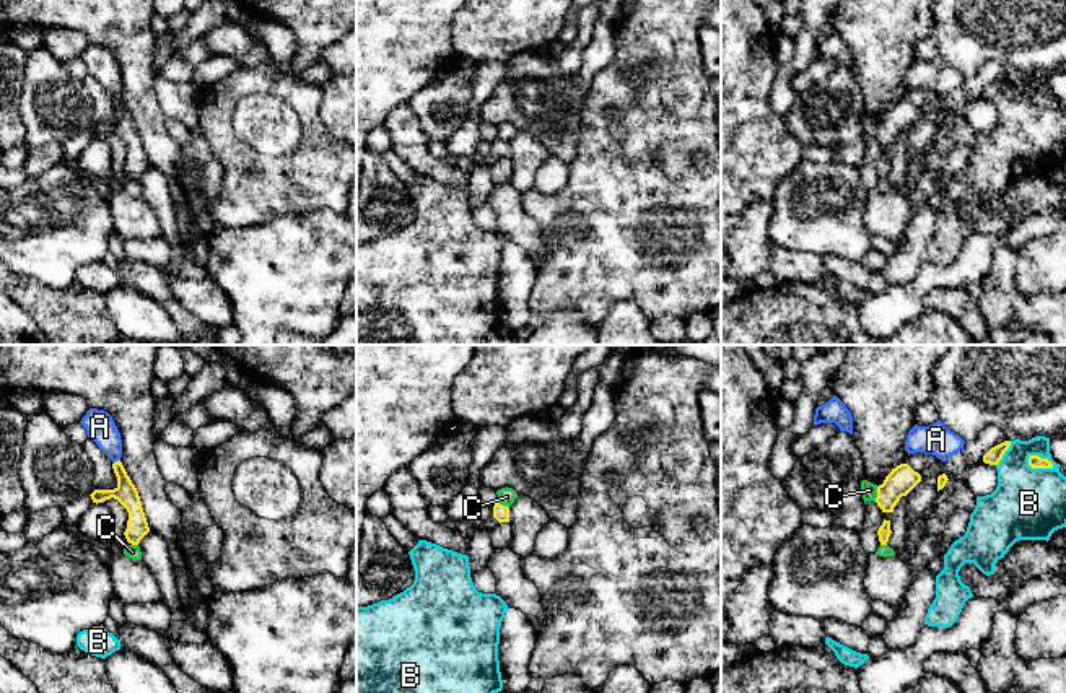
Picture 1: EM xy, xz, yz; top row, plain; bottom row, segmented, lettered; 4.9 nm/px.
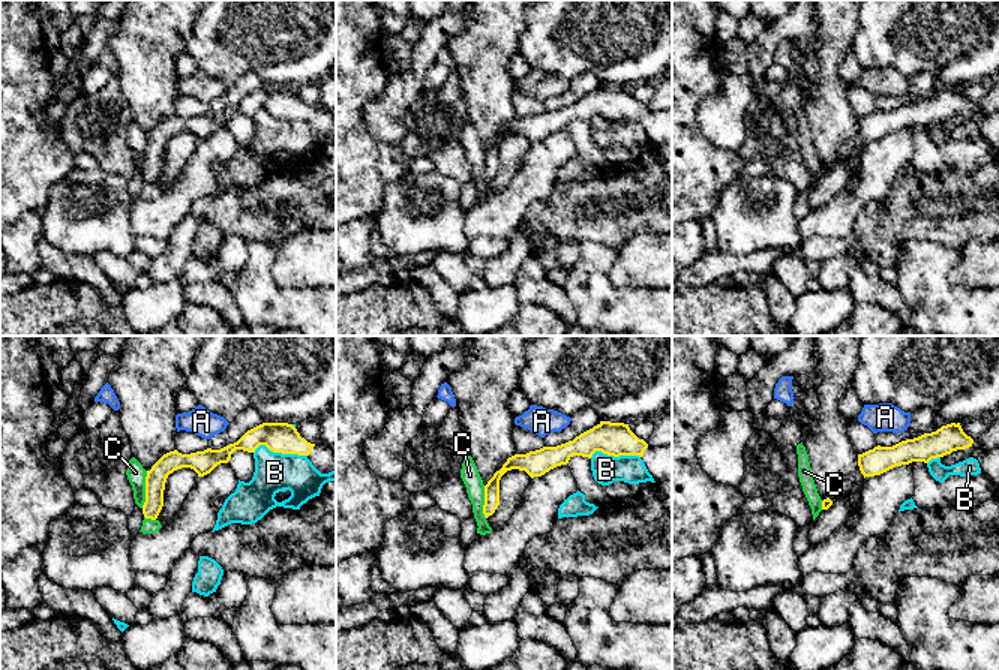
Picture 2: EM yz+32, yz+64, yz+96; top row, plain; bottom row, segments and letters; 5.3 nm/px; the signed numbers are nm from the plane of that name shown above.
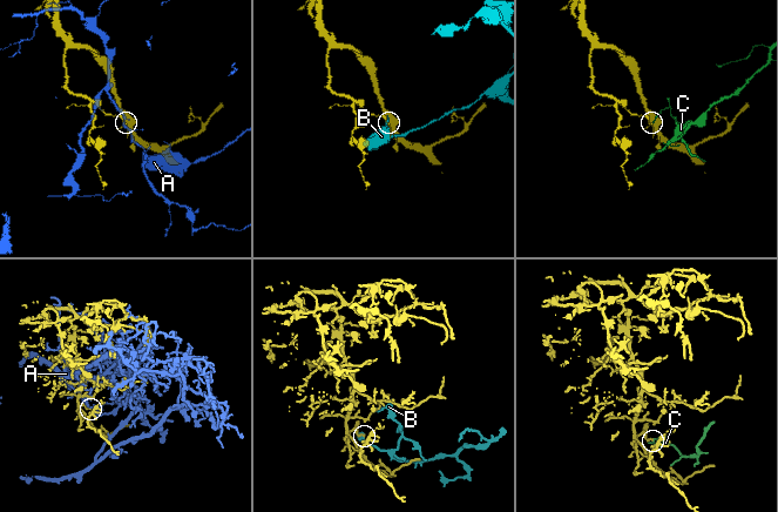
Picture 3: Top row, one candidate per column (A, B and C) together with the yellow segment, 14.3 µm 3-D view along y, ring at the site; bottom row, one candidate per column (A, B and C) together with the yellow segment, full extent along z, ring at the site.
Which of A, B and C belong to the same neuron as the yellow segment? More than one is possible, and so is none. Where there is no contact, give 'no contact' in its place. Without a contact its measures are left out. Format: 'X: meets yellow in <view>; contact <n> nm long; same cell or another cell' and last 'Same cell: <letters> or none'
A: meets yellow in xy; contact 40 nm long; another cell
B: meets yellow in yz; contact 140 nm long; another cell
C: meets yellow in yz; contact 80 nm long; another cell
Same cell: none

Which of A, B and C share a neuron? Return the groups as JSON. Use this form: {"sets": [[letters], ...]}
{"sets": [["A"], ["B"], ["C"]]}

